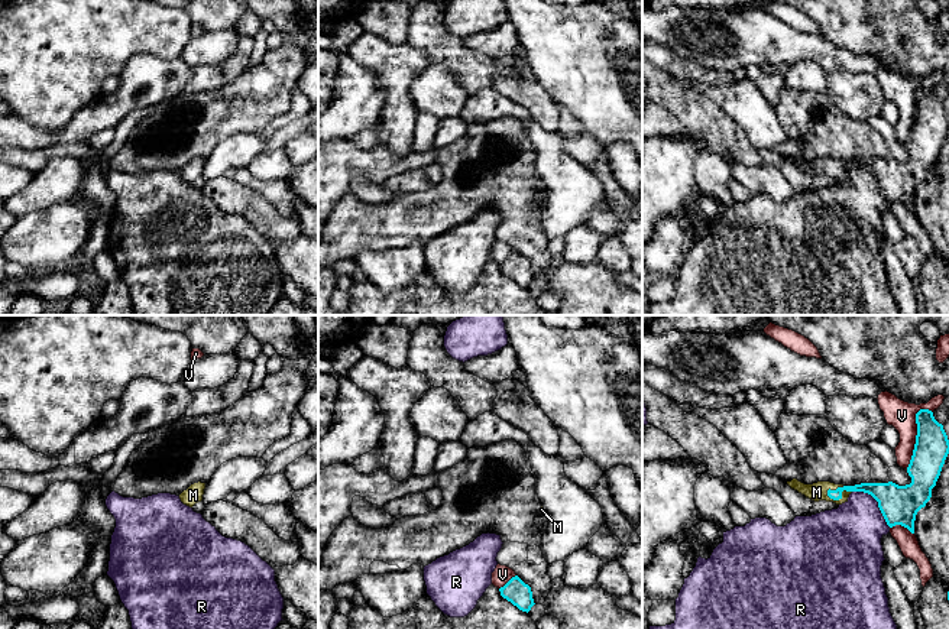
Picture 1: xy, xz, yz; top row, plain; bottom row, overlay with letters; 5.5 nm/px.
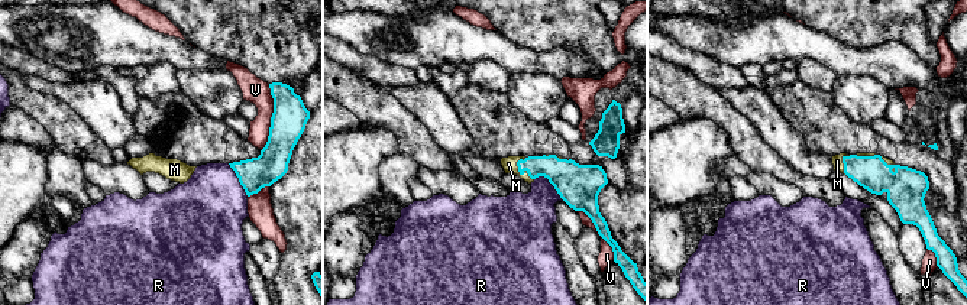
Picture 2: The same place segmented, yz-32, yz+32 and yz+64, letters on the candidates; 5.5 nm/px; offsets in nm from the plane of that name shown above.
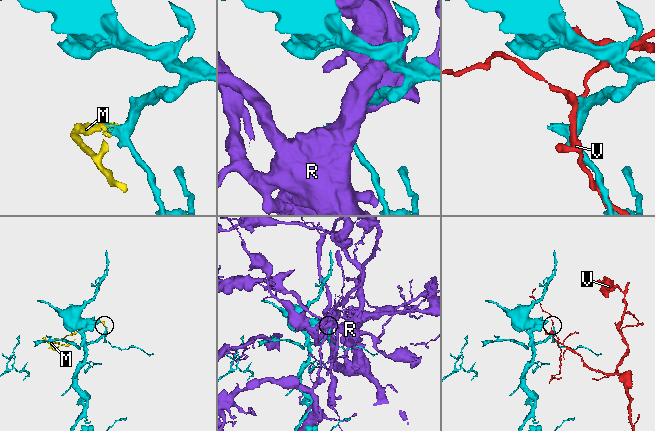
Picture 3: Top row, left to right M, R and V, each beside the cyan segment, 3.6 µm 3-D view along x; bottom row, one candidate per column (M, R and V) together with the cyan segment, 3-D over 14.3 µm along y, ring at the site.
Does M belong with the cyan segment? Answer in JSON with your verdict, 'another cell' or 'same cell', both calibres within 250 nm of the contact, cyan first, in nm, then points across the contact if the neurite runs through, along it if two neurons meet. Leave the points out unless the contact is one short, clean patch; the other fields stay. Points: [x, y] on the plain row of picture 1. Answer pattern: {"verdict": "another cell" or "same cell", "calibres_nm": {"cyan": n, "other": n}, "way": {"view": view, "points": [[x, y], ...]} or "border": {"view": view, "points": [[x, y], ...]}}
{"verdict": "same cell", "calibres_nm": {"cyan": 110, "other": 100}}

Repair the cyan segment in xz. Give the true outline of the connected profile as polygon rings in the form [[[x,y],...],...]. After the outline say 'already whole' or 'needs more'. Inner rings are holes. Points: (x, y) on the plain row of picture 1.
[[[518,252],[512,253],[503,263],[499,265],[501,272],[511,278],[522,288],[529,288],[535,281],[532,268]]]; already whole

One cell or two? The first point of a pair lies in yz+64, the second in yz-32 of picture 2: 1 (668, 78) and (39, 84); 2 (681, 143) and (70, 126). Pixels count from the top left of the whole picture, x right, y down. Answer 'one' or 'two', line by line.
1: two
2: two

